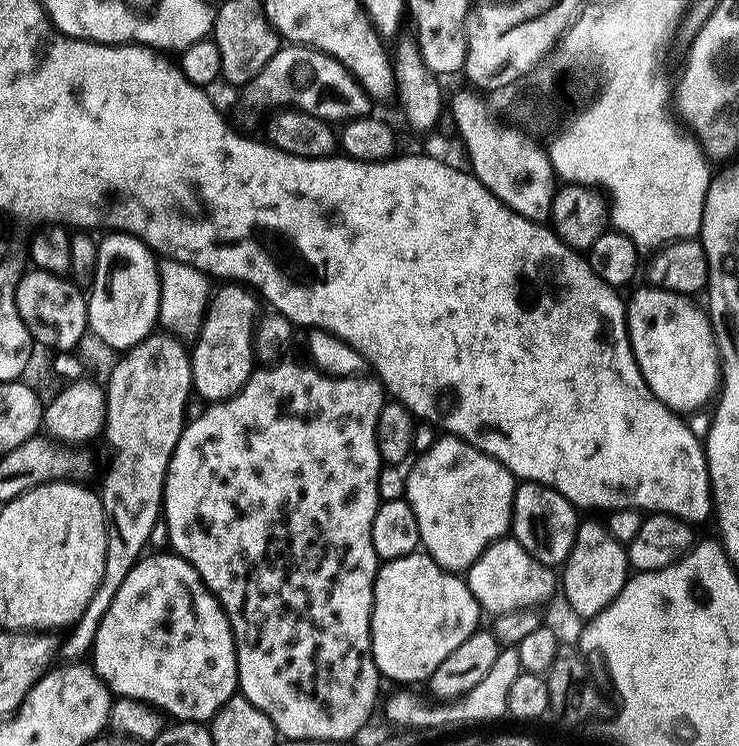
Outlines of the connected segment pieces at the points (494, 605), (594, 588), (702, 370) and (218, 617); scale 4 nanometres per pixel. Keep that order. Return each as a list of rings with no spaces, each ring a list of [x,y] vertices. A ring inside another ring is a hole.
[[[501,538],[492,543],[473,564],[466,569],[466,583],[485,613],[499,614],[542,604],[552,591],[557,591],[558,576],[549,565],[538,562],[515,538]]]
[[[588,520],[577,527],[572,552],[564,561],[562,571],[562,592],[564,588],[569,606],[583,618],[591,618],[622,591],[630,575],[630,565],[625,545],[617,542],[601,521],[599,524],[596,520]]]
[[[663,286],[640,288],[626,300],[628,318],[628,341],[632,344],[632,353],[640,367],[644,381],[650,390],[666,407],[677,413],[685,414],[691,408],[700,407],[712,394],[717,393],[722,380],[720,353],[716,350],[716,339],[712,333],[712,321],[703,307],[695,303],[693,297],[683,296],[681,292],[672,292]]]
[[[145,555],[126,574],[126,582],[118,586],[118,594],[114,594],[114,602],[98,626],[90,664],[117,697],[138,700],[176,722],[208,722],[228,699],[237,695],[236,643],[224,607],[200,581],[192,565],[181,556],[167,555]]]

